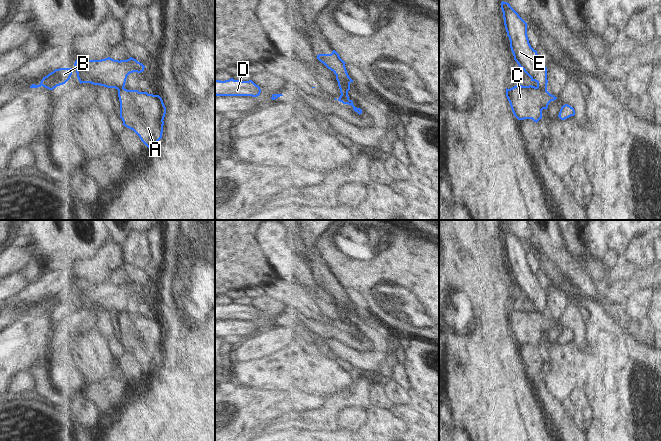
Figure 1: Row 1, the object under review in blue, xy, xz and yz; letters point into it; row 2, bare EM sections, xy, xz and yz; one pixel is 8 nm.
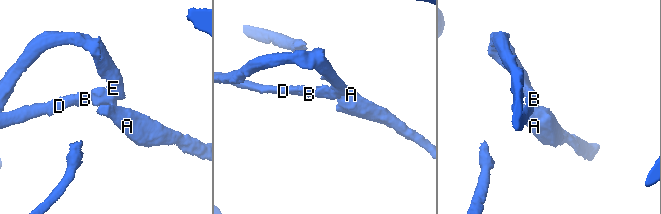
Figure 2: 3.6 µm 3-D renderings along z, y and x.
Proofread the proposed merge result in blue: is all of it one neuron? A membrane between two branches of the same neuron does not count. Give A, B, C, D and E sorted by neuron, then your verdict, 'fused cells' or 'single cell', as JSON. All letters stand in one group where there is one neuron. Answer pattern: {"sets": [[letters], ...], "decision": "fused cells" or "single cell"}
{"sets": [["A", "C"], ["B", "D", "E"]], "decision": "fused cells"}

